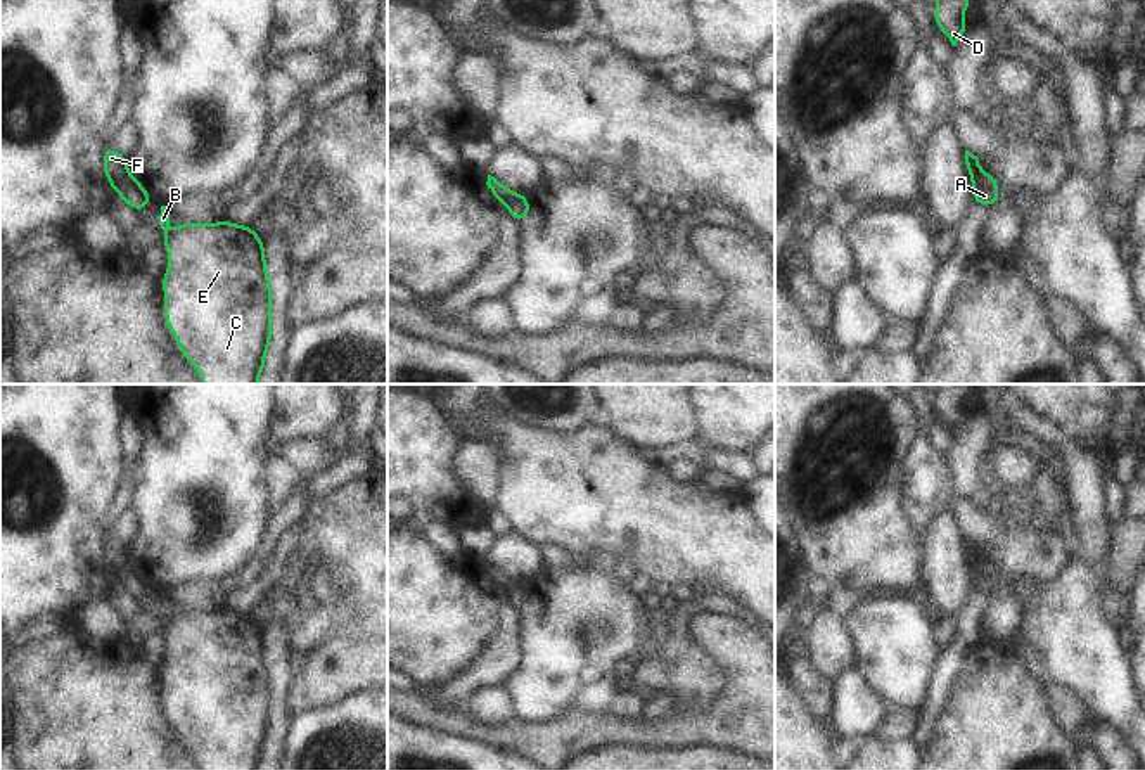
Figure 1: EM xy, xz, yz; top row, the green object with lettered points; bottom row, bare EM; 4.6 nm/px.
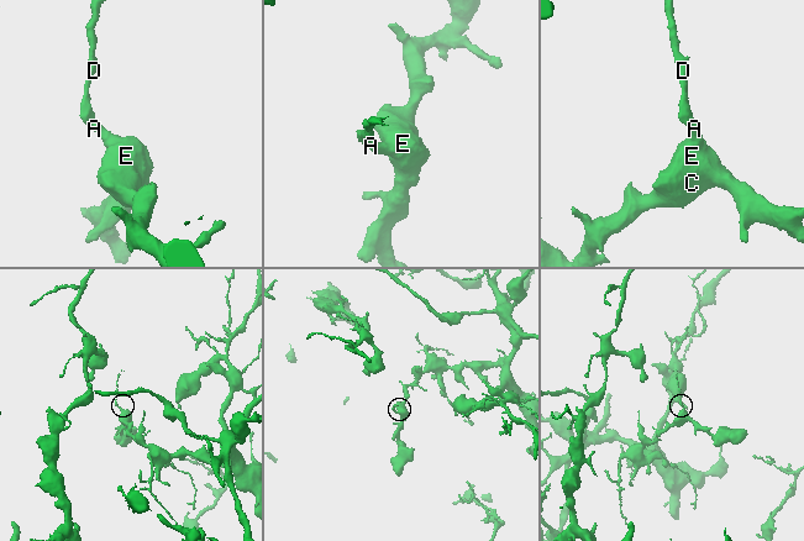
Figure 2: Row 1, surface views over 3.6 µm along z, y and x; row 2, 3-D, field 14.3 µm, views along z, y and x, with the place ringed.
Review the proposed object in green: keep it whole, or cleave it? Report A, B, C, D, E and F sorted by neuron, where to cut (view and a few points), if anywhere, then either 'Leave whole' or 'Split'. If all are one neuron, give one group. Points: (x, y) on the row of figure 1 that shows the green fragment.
Groups: A B C E / D F. Split along xy (128, 173), (118, 191). Split

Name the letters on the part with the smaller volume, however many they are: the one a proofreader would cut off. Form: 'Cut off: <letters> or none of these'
Cut off: D, F

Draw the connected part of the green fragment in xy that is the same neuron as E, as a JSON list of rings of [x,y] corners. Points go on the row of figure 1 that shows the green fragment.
[[[161,206],[154,228],[166,235],[168,272],[161,279],[164,289],[164,320],[182,355],[195,367],[202,384],[258,384],[272,341],[272,286],[268,280],[265,242],[251,225],[242,227],[220,220],[213,225],[187,221],[170,232],[170,211]]]

